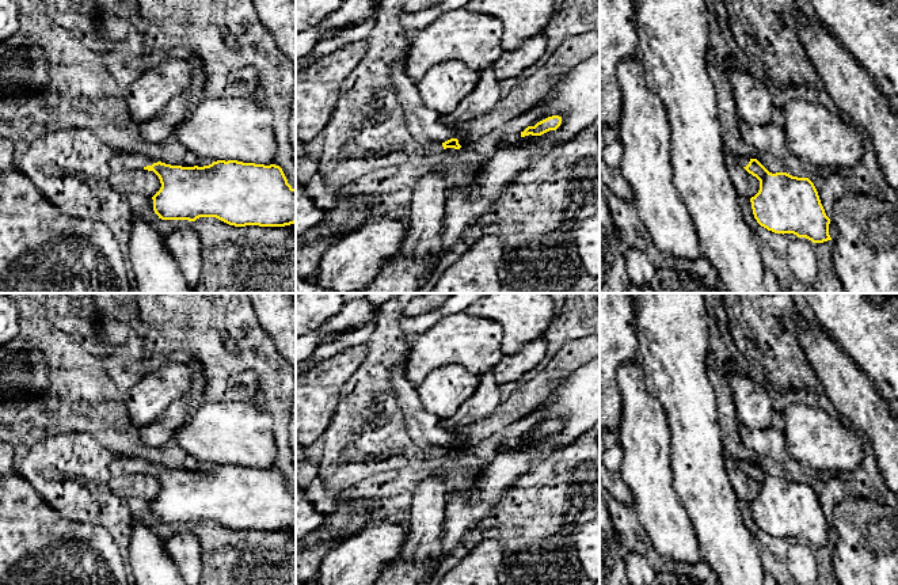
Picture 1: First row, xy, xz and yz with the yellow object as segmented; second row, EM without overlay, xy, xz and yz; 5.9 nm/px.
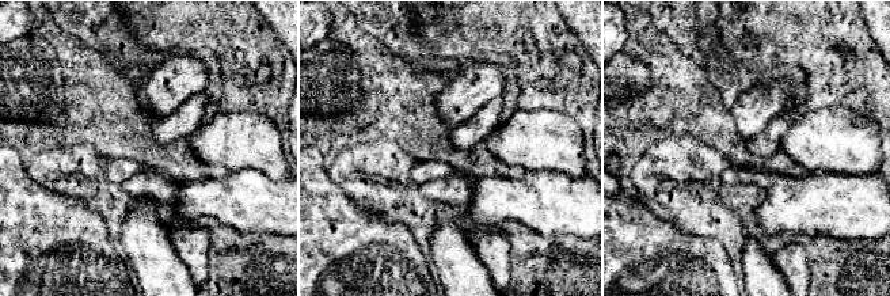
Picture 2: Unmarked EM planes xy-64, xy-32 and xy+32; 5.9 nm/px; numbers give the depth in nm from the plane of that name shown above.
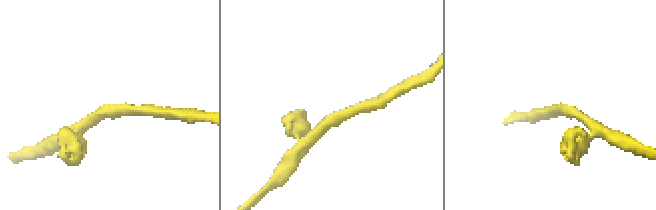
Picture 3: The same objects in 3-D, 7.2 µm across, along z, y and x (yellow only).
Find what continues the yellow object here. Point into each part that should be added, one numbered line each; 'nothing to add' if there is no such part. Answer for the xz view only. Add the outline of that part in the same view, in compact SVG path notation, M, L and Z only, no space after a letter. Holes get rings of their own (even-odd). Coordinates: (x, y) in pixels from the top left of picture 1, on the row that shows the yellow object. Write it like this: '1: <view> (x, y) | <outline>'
1: xz (423, 124) | M404 57L396 58L388 69L393 94L404 111L406 125L418 143L426 148L456 138L456 129L441 124L440 114L423 105L416 83L406 75Z

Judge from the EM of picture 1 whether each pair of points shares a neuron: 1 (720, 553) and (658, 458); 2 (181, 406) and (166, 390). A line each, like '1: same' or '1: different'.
1: different
2: different

